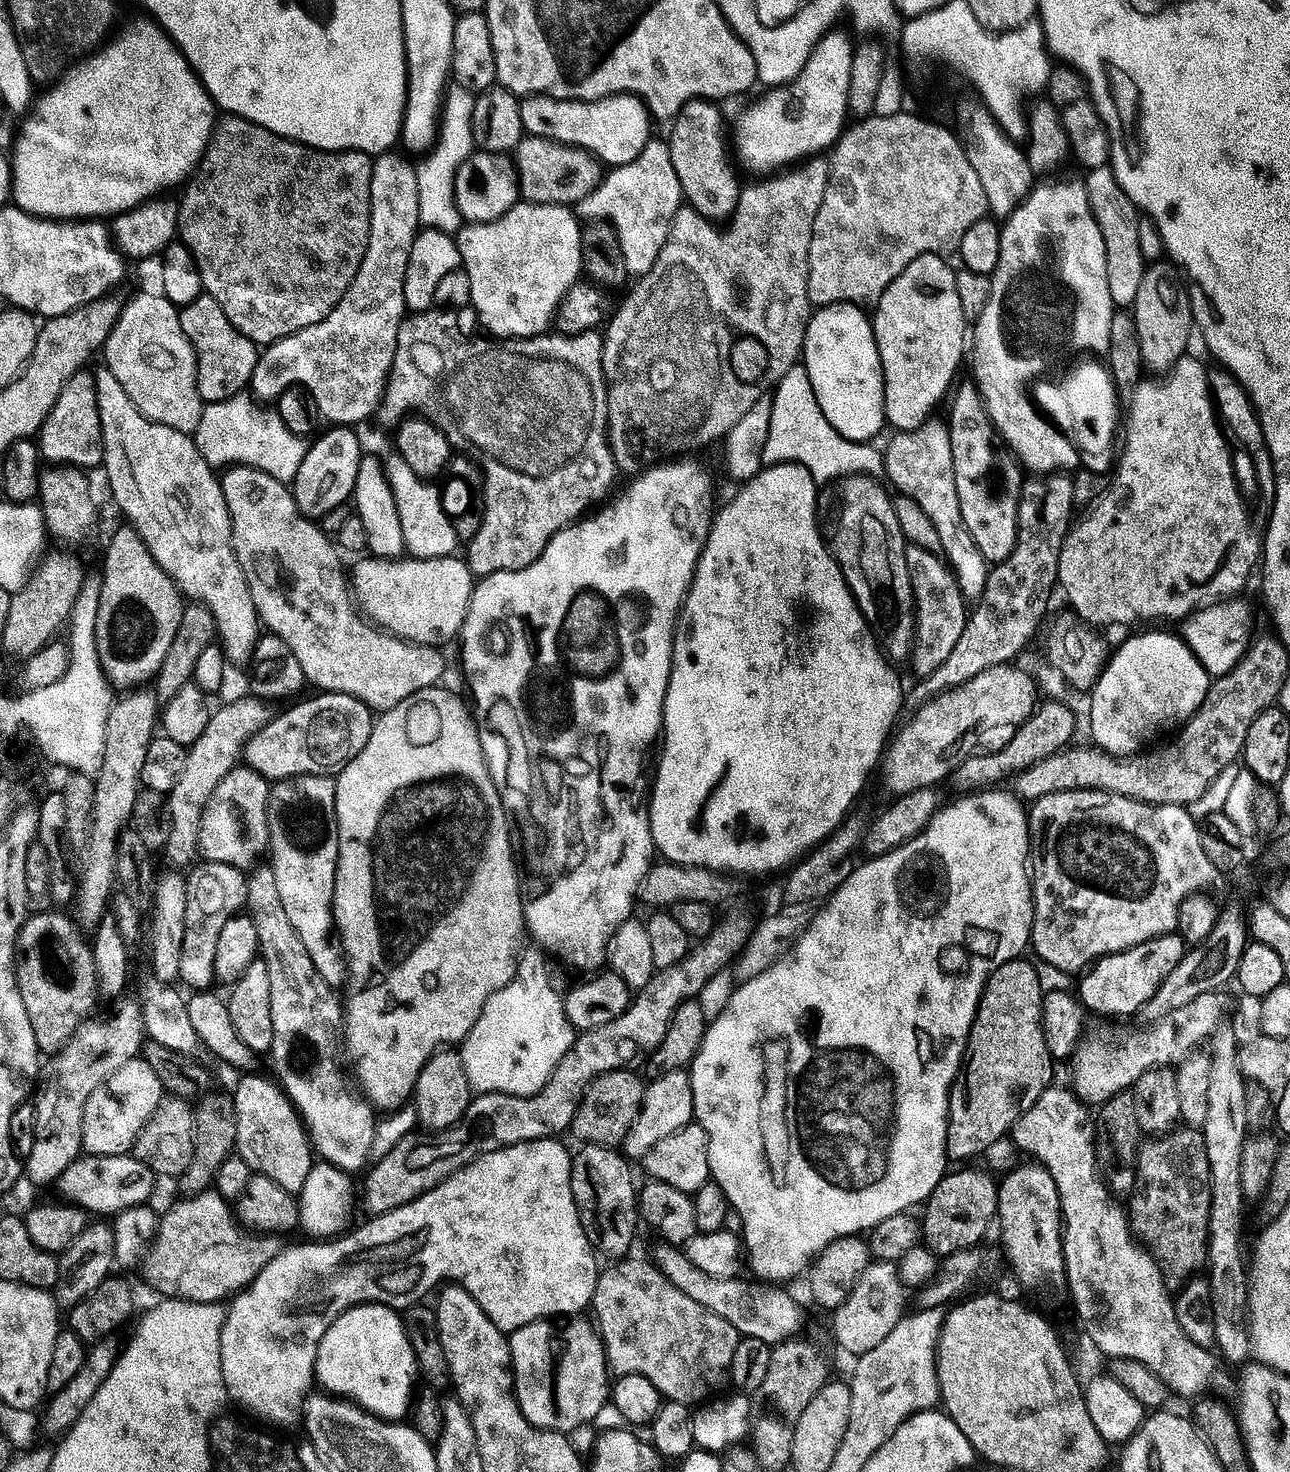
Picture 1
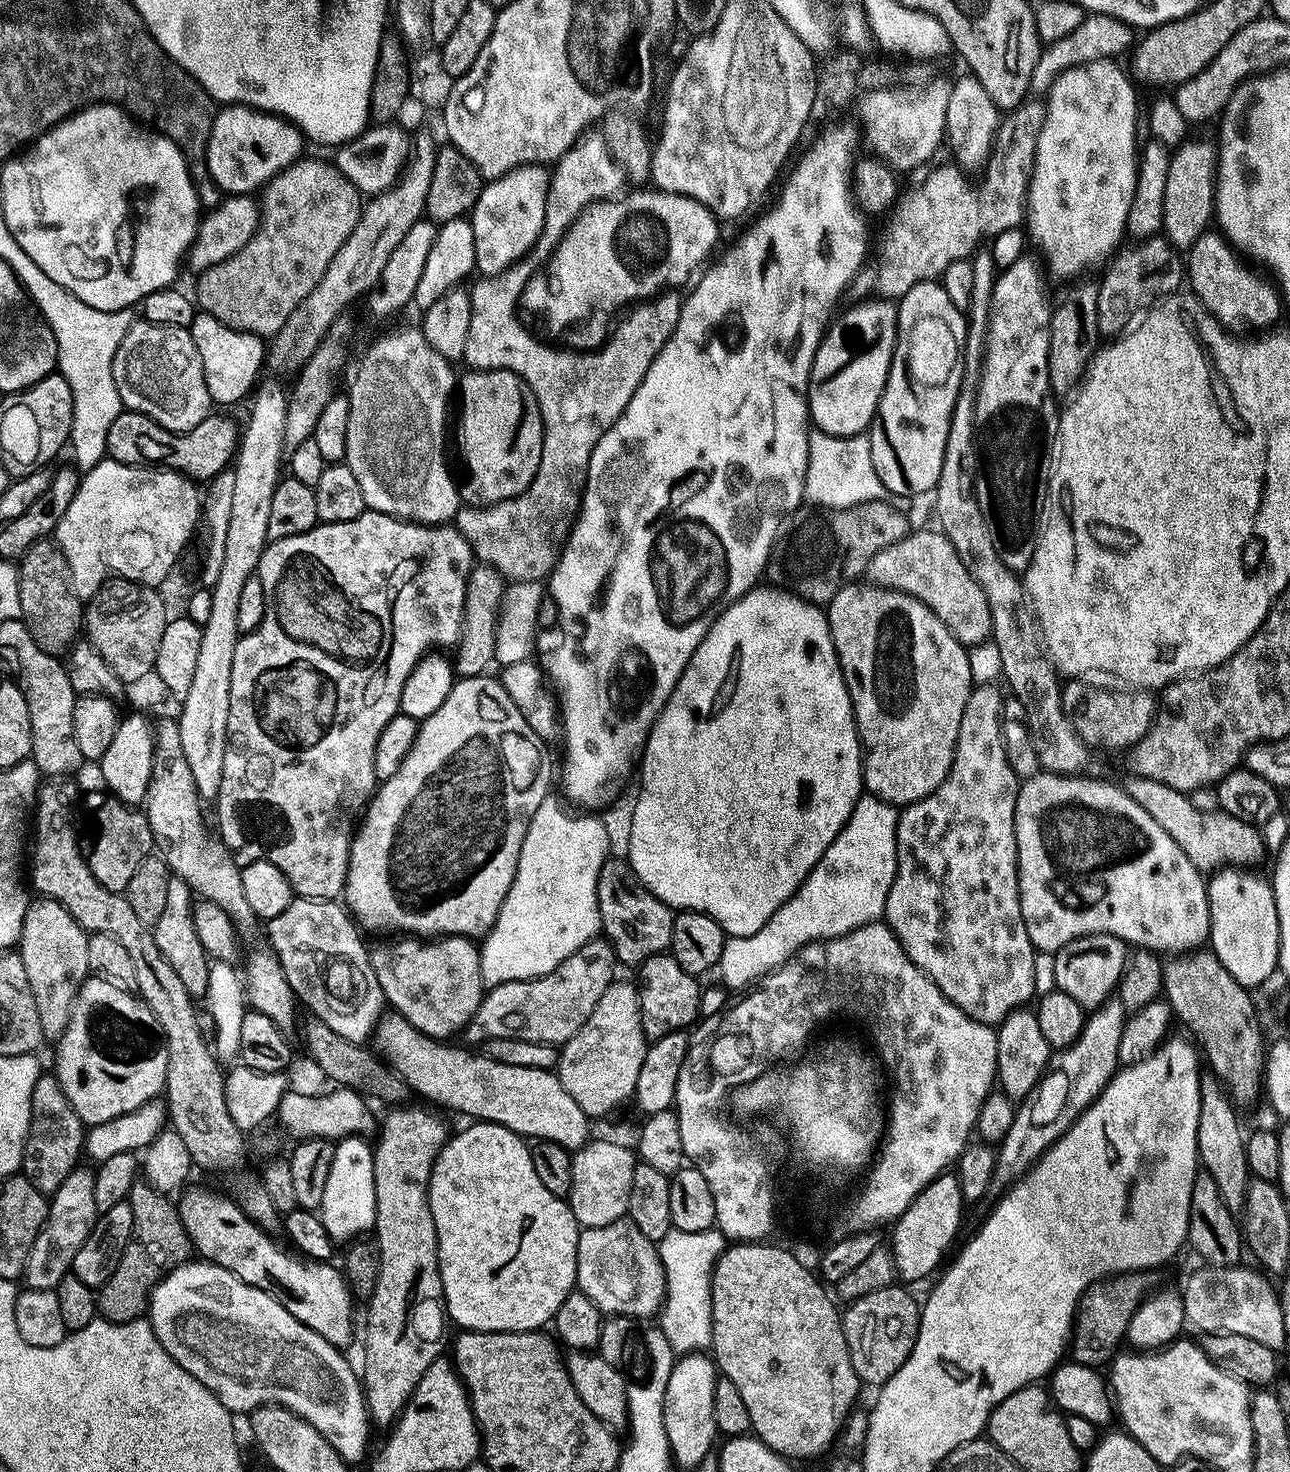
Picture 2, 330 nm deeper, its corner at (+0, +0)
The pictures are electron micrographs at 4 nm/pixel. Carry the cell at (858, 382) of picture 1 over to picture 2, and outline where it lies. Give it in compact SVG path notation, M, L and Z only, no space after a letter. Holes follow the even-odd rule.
M883 298L869 299L849 307L847 311L841 320L839 317L829 327L820 343L808 387L811 423L827 436L845 438L863 436L871 429L888 385L900 317L897 305Z

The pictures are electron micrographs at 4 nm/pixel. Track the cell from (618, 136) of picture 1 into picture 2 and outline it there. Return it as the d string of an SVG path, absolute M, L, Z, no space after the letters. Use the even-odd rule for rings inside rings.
M544 166L519 168L501 180L491 181L480 193L470 213L476 247L476 267L484 278L495 278L509 272L539 242L546 222L548 192L552 177Z

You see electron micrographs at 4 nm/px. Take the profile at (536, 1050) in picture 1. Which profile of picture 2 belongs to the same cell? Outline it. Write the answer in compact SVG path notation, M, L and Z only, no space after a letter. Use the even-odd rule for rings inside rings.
M550 798L542 802L538 814L534 814L532 824L522 846L522 858L518 862L518 874L514 886L498 914L498 922L492 927L480 948L482 978L489 989L510 982L537 980L549 976L566 958L578 954L582 946L601 935L600 903L598 902L598 878L604 864L610 859L608 852L612 840L608 828L596 814L577 814L560 798Z

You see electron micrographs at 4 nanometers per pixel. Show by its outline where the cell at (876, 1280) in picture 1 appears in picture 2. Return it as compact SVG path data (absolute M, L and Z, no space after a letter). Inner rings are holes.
M1119 998L1107 1000L1101 1008L1097 1008L1085 1019L1084 1029L1078 1038L1078 1042L1074 1042L1074 1046L1057 1051L1053 1055L1052 1063L1048 1065L1048 1070L1041 1078L1039 1086L1017 1107L1014 1127L1011 1128L1010 1134L1006 1134L1004 1143L999 1145L996 1156L996 1179L994 1181L997 1189L999 1187L1000 1190L1011 1188L1017 1180L1020 1180L1029 1170L1035 1168L1036 1163L1080 1121L1086 1109L1106 1091L1109 1082L1116 1077L1116 1073L1121 1071L1122 1068L1120 1063L1122 1034L1129 1019L1130 1014Z

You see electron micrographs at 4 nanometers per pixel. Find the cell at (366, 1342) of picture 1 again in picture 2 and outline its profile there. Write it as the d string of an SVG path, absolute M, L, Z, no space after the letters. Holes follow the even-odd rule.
M349 1136L336 1144L334 1167L326 1185L326 1194L318 1213L330 1238L337 1245L348 1246L367 1237L376 1226L376 1187L374 1186L374 1162L376 1154L367 1139Z

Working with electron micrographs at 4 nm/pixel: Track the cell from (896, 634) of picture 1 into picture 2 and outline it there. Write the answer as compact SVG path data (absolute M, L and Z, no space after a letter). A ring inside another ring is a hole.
M848 582L841 587L840 592L827 605L828 625L834 638L836 653L844 671L844 681L852 699L852 713L856 715L856 731L860 733L860 743L863 748L864 787L867 795L876 796L882 802L891 804L897 810L903 810L910 804L917 804L942 786L952 769L958 746L958 734L962 730L962 714L966 714L966 702L970 702L973 690L972 675L970 674L969 649L950 634L950 630L940 619L928 609L918 598L907 596L904 592L895 592L889 588L878 588L871 582Z

